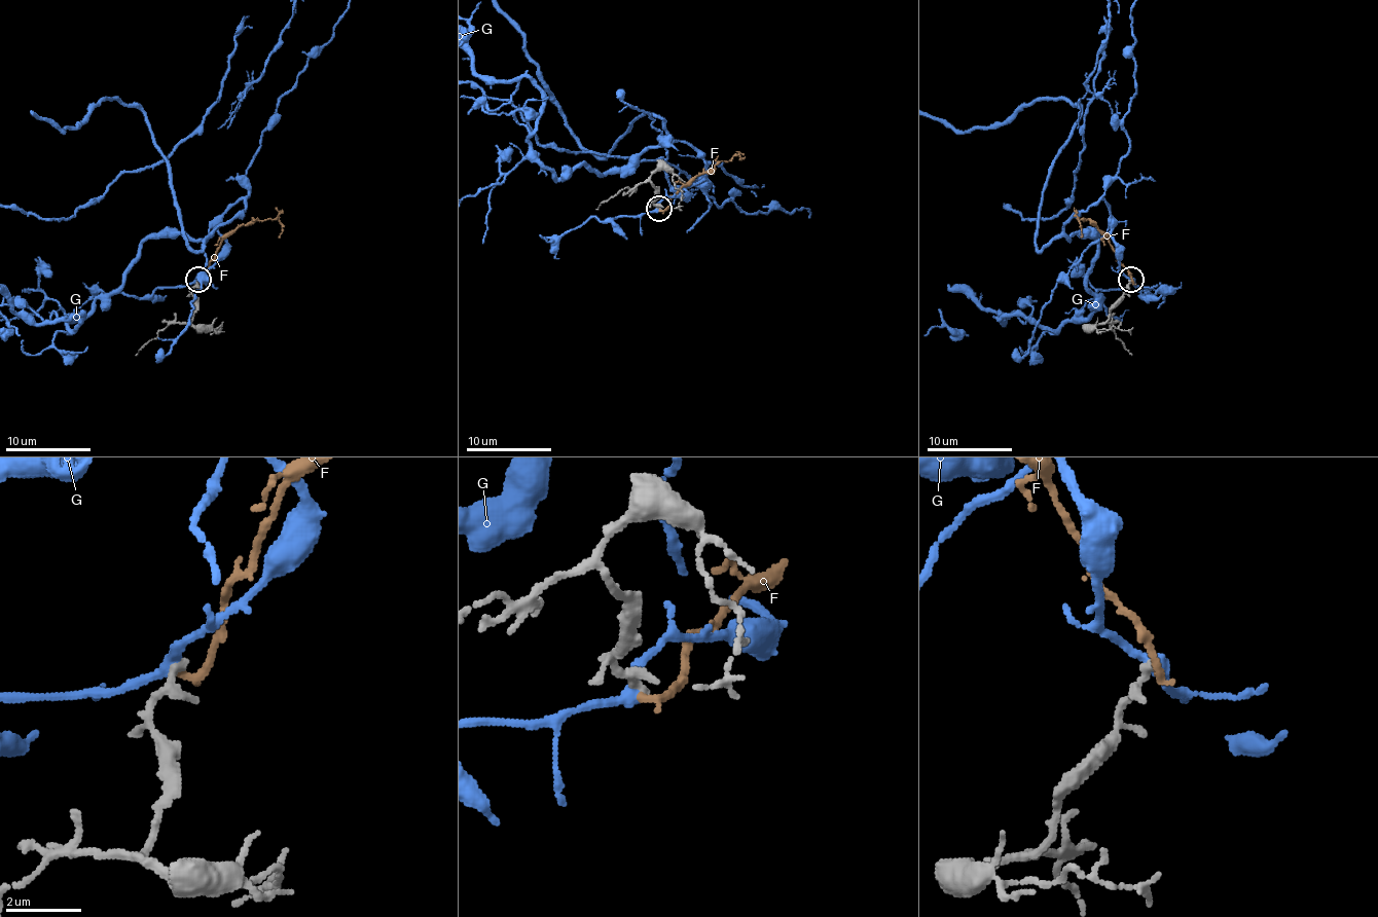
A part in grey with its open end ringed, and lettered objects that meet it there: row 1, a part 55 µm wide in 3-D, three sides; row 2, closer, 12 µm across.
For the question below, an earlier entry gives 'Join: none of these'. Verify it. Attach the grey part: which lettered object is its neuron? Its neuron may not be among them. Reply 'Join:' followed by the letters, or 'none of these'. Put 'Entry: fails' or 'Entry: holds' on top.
Entry: holds
Join: none of these

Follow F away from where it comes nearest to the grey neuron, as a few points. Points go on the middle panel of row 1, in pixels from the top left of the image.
F: (658, 210), (664, 210), (680, 188), (701, 173), (708, 173), (737, 154), (741, 158), (739, 160)

